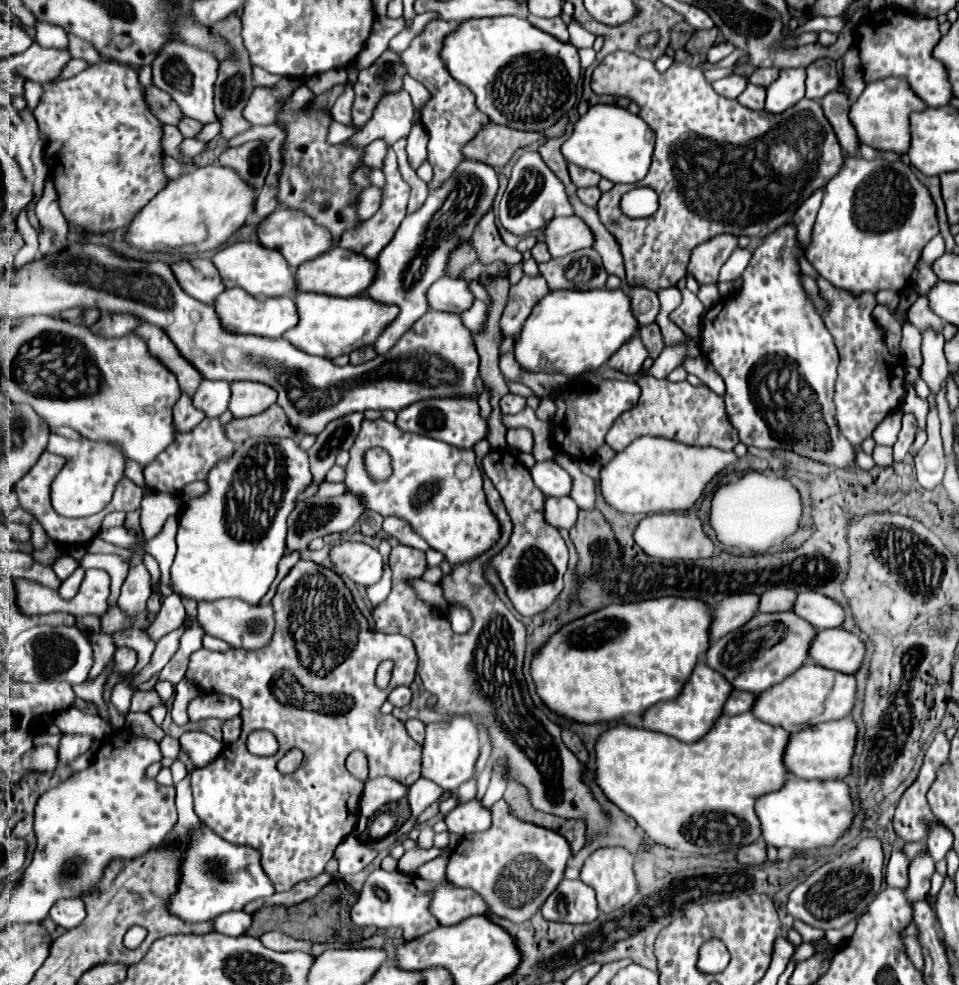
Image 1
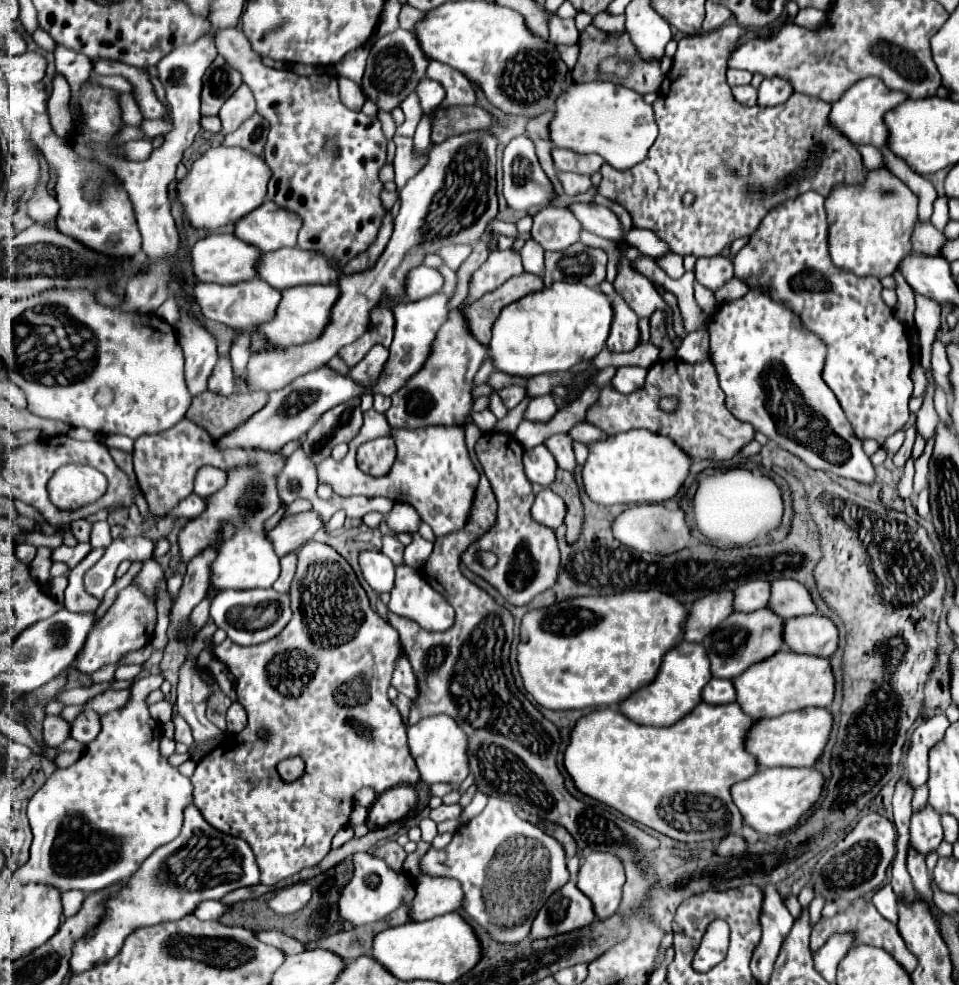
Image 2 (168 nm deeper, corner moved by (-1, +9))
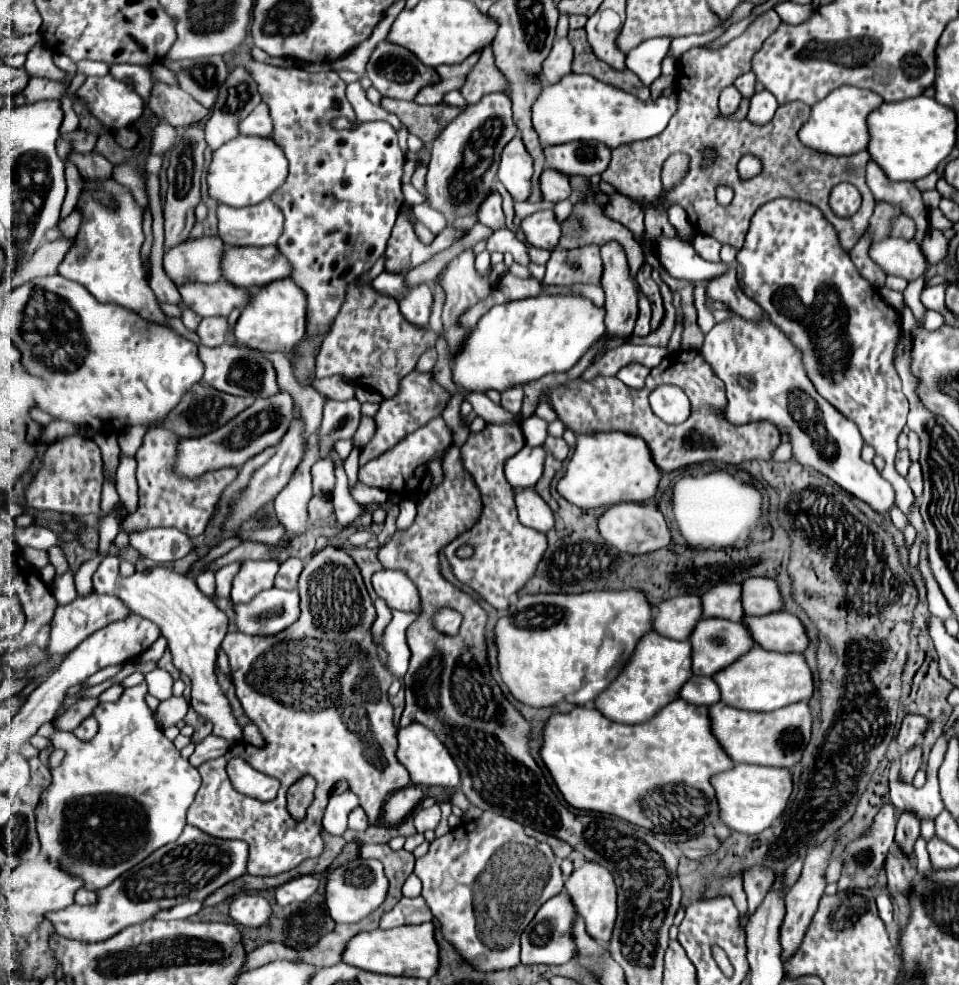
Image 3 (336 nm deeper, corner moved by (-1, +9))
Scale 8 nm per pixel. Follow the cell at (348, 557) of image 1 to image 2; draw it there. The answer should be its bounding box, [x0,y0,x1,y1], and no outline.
[360,551,394,593]

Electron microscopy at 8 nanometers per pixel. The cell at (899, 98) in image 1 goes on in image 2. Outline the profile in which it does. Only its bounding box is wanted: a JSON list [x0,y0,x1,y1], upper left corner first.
[830,77,908,149]

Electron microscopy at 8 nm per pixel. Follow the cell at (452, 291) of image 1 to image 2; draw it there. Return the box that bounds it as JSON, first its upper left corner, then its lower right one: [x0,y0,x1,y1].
[406,267,442,301]

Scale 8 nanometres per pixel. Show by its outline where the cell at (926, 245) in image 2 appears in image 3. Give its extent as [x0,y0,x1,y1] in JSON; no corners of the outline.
[892,215,916,241]

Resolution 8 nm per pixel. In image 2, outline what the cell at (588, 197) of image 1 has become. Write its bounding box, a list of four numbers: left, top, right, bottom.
[558,173,592,197]

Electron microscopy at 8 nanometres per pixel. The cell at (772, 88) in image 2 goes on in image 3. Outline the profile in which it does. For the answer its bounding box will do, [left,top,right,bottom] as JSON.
[748,91,778,123]

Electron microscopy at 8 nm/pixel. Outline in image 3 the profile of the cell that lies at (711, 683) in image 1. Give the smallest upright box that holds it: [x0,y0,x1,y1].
[596,633,692,725]

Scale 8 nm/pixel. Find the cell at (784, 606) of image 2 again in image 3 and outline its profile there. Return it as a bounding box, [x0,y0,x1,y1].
[742,577,784,617]

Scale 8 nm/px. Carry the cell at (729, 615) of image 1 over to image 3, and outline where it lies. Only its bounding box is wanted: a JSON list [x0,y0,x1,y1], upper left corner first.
[654,595,704,641]

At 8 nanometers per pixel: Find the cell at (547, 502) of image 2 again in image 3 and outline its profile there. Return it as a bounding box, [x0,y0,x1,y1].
[516,489,554,533]

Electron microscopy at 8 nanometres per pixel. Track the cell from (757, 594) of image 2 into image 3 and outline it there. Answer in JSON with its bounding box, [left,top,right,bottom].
[702,583,742,621]

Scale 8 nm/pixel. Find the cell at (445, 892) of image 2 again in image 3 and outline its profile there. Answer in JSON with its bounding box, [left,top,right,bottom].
[380,897,432,929]

